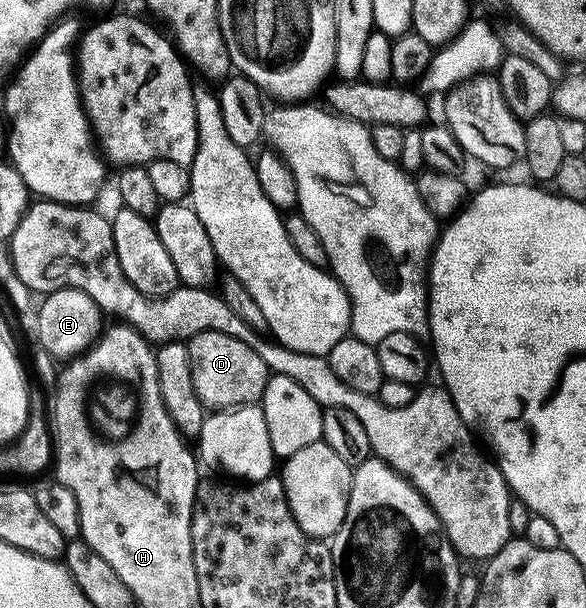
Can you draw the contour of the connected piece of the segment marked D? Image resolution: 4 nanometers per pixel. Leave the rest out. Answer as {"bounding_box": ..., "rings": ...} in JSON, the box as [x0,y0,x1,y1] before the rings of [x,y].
{"bounding_box":[186,332,268,410],"rings":[[[201,332],[186,344],[190,359],[192,386],[200,402],[210,410],[238,408],[242,404],[258,404],[264,394],[268,369],[264,358],[240,338],[219,332]]]}

